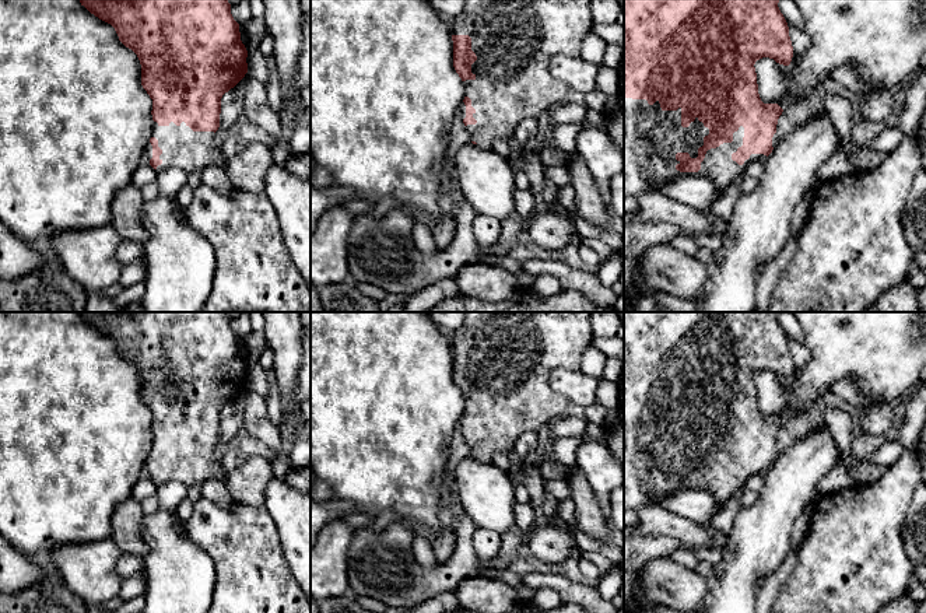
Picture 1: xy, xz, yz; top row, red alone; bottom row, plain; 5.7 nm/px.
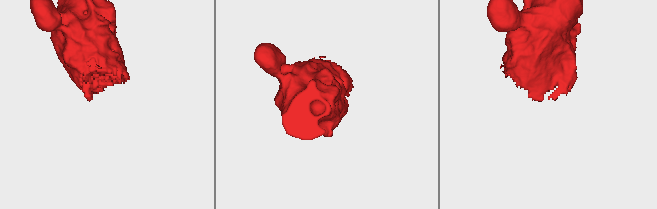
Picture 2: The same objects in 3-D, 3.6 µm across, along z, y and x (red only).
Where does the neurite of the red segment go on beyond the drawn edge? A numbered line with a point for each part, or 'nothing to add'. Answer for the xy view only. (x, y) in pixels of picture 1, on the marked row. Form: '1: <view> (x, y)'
1: xy (193, 151)

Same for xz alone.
1: xz (514, 41)

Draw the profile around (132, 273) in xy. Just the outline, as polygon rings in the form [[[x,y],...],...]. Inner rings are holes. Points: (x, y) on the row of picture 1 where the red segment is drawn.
[[[140,256],[136,262],[122,267],[117,283],[124,288],[134,286],[141,281],[145,276],[145,259]]]

